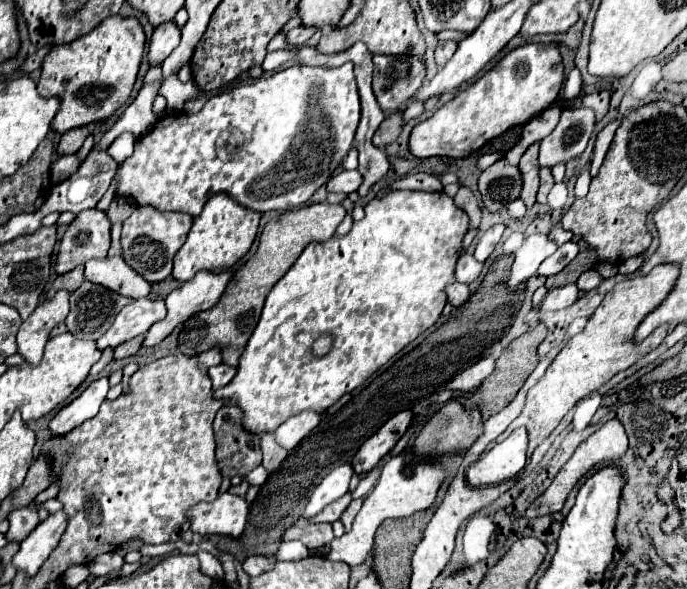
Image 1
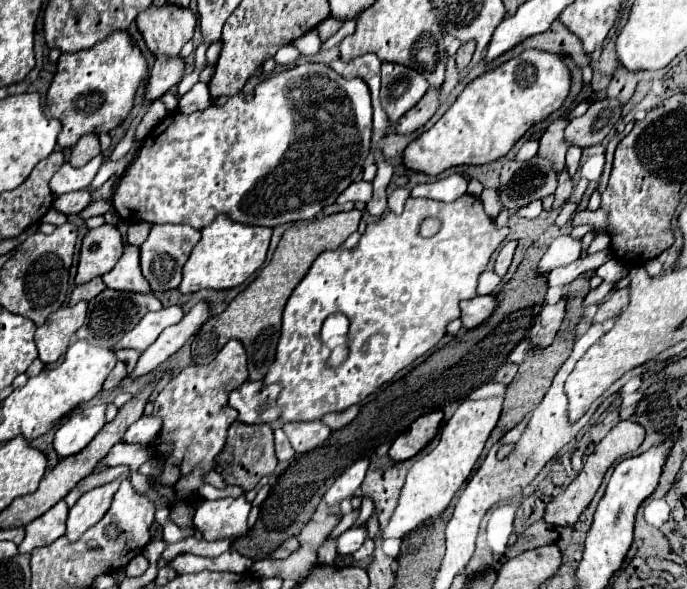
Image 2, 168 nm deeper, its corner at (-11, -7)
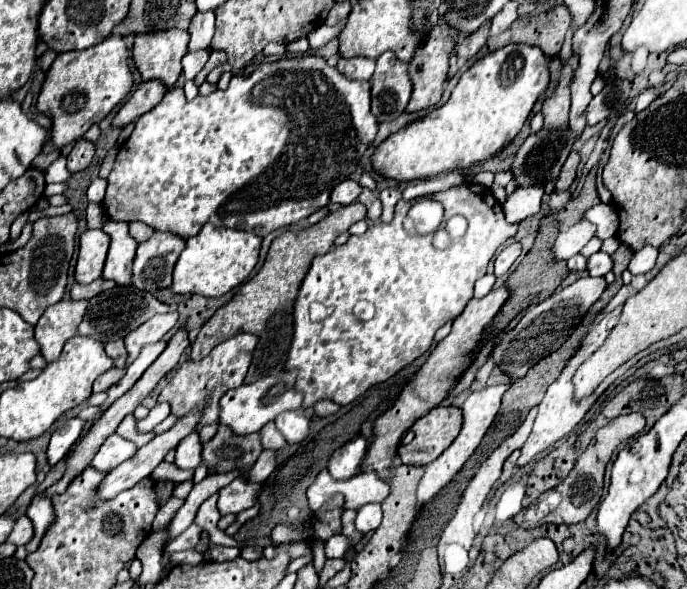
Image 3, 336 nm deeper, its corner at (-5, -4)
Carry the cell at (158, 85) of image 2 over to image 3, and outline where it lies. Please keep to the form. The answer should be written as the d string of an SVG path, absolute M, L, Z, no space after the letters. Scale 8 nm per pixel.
M150 79L150 81L140 83L140 87L132 93L132 97L122 105L122 109L114 117L112 125L124 127L124 125L132 123L134 119L138 119L140 115L150 111L154 105L158 105L162 101L164 93L166 93L166 87L160 79Z

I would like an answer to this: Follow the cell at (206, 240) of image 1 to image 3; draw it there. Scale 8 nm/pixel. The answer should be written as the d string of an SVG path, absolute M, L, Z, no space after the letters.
M206 223L198 235L186 239L186 249L182 251L174 267L172 291L198 293L202 297L220 297L228 293L236 285L244 283L244 279L256 267L260 243L262 243L262 237L250 231L216 227L212 223Z

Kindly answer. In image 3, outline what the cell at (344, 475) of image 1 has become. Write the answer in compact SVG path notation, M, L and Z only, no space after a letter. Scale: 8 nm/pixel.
M358 437L354 439L354 443L346 443L346 447L340 447L338 451L334 451L330 459L330 467L328 467L330 475L342 481L342 479L350 479L356 473L360 473L362 461L366 455L366 447L368 447L366 439Z

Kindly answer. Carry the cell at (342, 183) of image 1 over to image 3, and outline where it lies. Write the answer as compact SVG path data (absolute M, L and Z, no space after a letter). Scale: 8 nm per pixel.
M346 179L342 181L338 187L334 187L332 195L330 195L330 203L342 203L342 205L350 205L356 201L356 197L360 195L362 187L360 183L352 181L352 179Z

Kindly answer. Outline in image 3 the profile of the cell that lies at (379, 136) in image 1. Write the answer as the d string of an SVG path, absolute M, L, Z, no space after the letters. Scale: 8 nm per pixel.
M438 23L430 39L418 47L418 55L410 61L410 77L414 91L406 111L422 111L436 105L442 97L442 85L448 77L448 57L454 47L454 31L446 23Z

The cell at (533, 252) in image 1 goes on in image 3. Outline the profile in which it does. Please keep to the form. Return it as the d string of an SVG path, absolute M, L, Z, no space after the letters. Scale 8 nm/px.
M580 221L564 231L558 233L558 239L554 241L554 247L552 247L552 255L556 261L566 261L574 255L580 253L580 249L594 237L596 233L596 227L588 221Z

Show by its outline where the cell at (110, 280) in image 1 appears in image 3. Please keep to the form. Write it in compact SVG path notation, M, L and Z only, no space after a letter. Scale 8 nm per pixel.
M108 219L102 227L110 235L110 251L104 265L104 279L110 279L118 285L130 285L132 281L132 261L136 255L138 243L128 235L128 223Z

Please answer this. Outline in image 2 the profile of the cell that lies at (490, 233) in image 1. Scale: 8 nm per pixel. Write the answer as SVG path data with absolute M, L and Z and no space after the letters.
M510 240L502 250L500 250L500 254L498 254L498 258L496 258L496 264L494 264L494 272L502 278L506 272L508 272L508 268L510 268L510 264L512 264L512 258L514 258L514 250L516 250L516 240Z

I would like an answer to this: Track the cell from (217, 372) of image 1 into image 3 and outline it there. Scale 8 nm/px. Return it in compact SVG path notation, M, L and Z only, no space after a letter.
M280 373L276 377L266 375L250 385L240 385L236 389L226 391L226 395L220 399L220 423L226 423L236 435L248 435L260 431L266 423L274 421L276 415L282 411L298 409L302 403L302 395L294 391L294 373Z

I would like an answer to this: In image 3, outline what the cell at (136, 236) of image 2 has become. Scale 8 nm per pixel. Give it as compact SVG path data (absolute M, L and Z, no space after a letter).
M140 221L130 223L130 235L132 235L138 243L142 243L142 241L150 239L150 235L152 235L152 233L154 233L154 229L152 229L152 227L148 227L146 223L140 223Z

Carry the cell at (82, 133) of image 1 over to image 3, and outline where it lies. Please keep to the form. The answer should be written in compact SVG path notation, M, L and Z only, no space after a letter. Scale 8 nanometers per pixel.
M78 139L74 143L74 149L68 155L68 169L72 173L82 171L82 169L86 169L90 165L92 157L94 157L94 143L90 143L86 139Z

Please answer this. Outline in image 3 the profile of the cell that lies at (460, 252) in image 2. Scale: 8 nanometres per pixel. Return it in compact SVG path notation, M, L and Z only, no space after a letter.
M462 183L462 185L452 187L452 189L448 189L448 191L434 193L434 195L430 195L430 199L440 201L440 203L444 205L444 219L450 219L452 215L462 215L462 217L468 219L468 229L466 229L464 237L458 239L456 243L452 243L450 247L446 247L446 249L436 249L436 247L432 245L432 235L408 235L408 233L404 231L404 225L402 225L402 223L404 223L404 217L406 217L408 209L412 207L414 201L404 201L404 199L400 199L400 201L398 201L396 215L394 215L394 219L392 219L390 223L382 223L382 221L380 221L380 223L376 223L376 225L370 225L362 237L352 235L344 245L332 247L326 255L318 255L318 257L312 261L312 265L310 265L310 269L308 269L308 273L306 273L306 277L304 277L300 289L298 289L296 301L294 301L294 335L292 335L290 349L288 349L288 355L286 355L286 365L284 365L286 371L296 371L296 373L298 373L294 389L300 391L300 393L304 395L304 401L302 401L302 407L300 407L300 409L310 409L310 407L314 407L318 401L322 401L322 399L334 401L334 403L338 403L338 405L348 405L348 403L352 403L356 397L360 397L362 393L366 393L372 385L390 379L390 377L392 377L394 373L398 373L402 367L406 367L408 363L412 363L414 359L418 359L422 353L426 353L426 351L430 349L430 345L432 345L434 333L436 333L446 321L456 319L456 317L464 311L466 303L472 299L472 289L474 289L476 279L480 279L482 275L486 275L486 265L488 265L488 261L492 259L492 255L496 253L496 249L498 249L506 239L514 237L514 233L516 233L516 229L518 229L518 225L506 223L504 213L502 213L502 205L494 199L494 195L492 195L492 191L490 191L488 187L482 187L482 185L476 185L476 183L472 183L472 185L470 185L470 183Z

